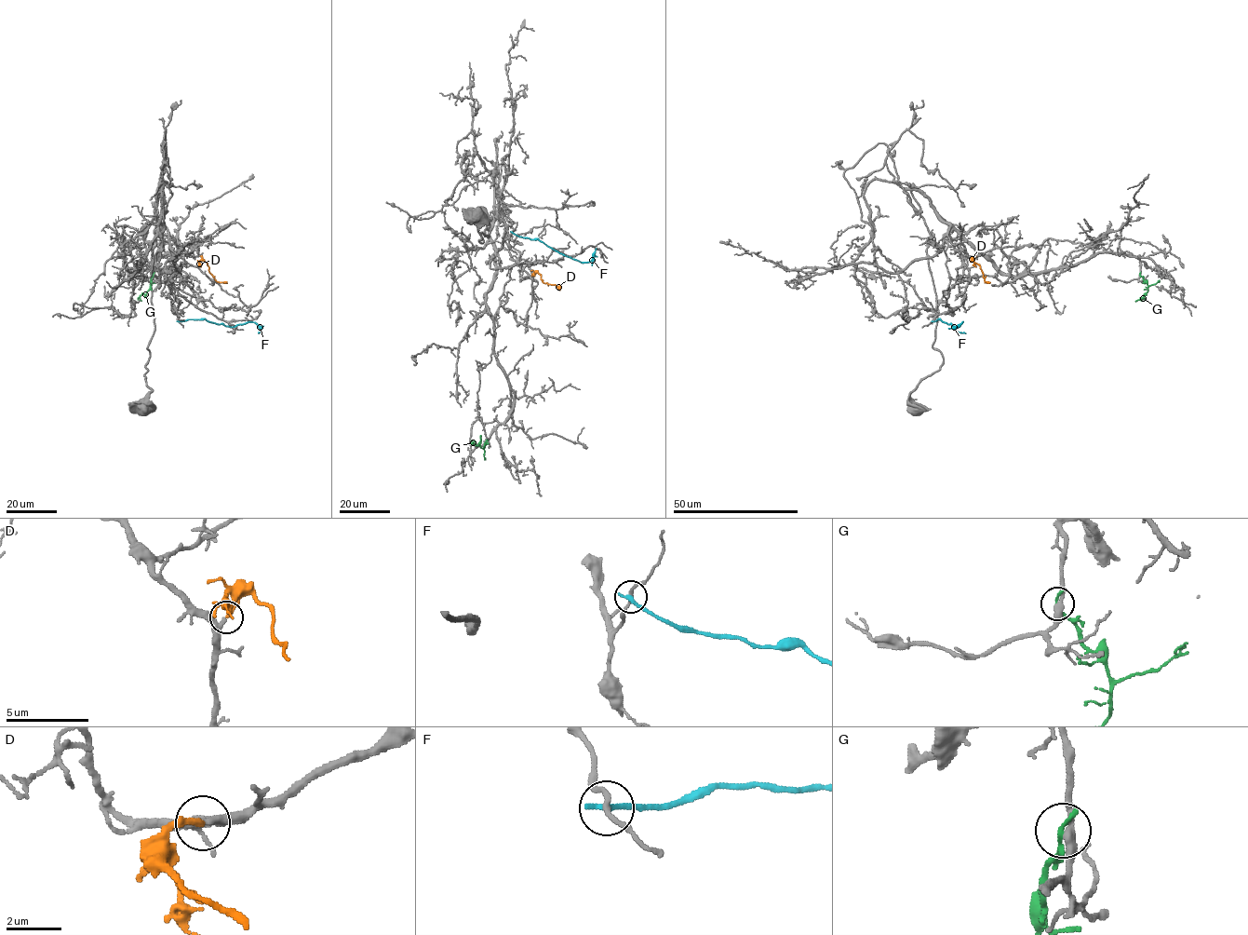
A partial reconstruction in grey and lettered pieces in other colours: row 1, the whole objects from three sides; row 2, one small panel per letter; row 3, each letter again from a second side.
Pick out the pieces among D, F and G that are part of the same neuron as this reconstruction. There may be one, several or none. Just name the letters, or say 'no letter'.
D

